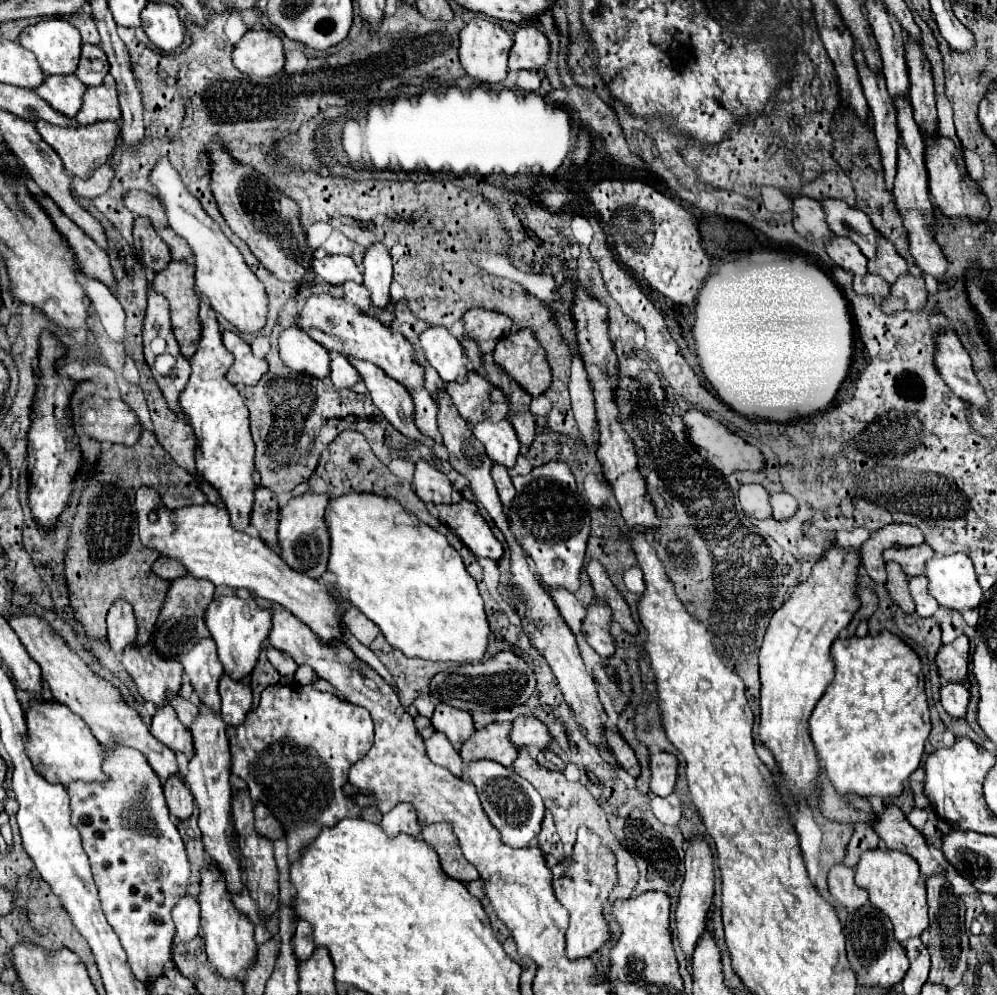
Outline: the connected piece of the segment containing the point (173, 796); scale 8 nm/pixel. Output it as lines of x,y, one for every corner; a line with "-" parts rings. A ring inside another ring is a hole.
171,776
163,784
163,790
165,790
169,810
177,820
185,820
187,816
191,816
191,812
195,808
195,800
193,800
193,794
189,792
189,786
185,784
183,776

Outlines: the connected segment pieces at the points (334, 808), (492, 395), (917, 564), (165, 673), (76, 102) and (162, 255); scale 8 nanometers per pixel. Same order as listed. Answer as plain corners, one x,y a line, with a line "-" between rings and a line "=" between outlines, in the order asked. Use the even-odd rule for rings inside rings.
273,684
261,692
261,702
247,714
241,726
227,726
231,746
231,772
237,774
249,786
249,796
255,802
265,804
281,822
287,838
289,864
297,862
303,850
319,836
321,828
333,826
347,816
359,816
361,806
353,798
345,796
343,786
347,782
349,768
361,760
373,744
373,722
365,708
351,702
341,702
329,692
319,692
313,686
=
469,372
467,382
451,382
445,384
445,388
453,398
459,414
471,424
489,418
489,414
493,422
503,420
509,414
509,400
505,392
493,386
489,380
481,378
481,374
477,372
=
921,544
913,548
889,548
883,556
887,562
901,564
907,576
921,576
925,572
925,562
931,560
933,554
935,552
929,544
=
129,644
121,656
123,666
135,680
139,694
145,702
153,702
157,708
165,704
165,692
179,692
183,668
179,660
163,660
157,654
145,658
139,646
=
71,74
71,76
47,76
45,82
35,92
61,114
77,116
83,104
85,90
87,86
75,74
=
145,216
135,218
133,238
135,238
135,242
133,242
135,252
139,252
139,256
147,268
153,268
157,272
157,270
163,270
171,262
171,252
169,252
167,244
157,236
149,218
145,218

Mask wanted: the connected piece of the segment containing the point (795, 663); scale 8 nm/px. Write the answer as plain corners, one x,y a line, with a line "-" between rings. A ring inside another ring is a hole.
829,544
823,556
813,564
811,574
793,588
791,598
773,614
769,622
767,634
763,638
759,666
761,666
761,724
759,734
765,746
773,752
779,762
779,774
775,774
775,782
781,794
791,794
791,802
795,802
797,794
815,792
819,762
815,754
815,746
809,736
809,716
823,696
825,688
831,684
835,676
835,662
831,656
831,644
839,636
839,632
851,622
853,614
859,610
861,602
857,600
857,568
861,566
861,554
855,548
839,548
837,544

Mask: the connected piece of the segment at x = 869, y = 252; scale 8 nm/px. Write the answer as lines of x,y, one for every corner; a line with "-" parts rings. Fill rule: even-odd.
837,198
821,200
821,208
825,212
829,230
835,236
847,236
861,248
867,258
875,256
875,228
865,212

